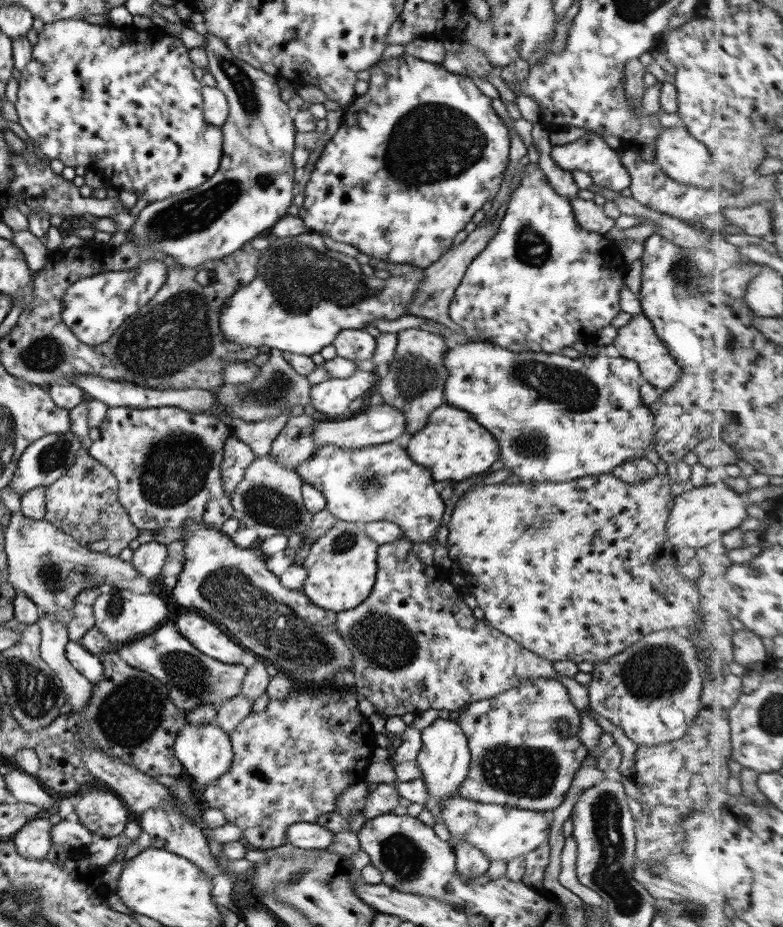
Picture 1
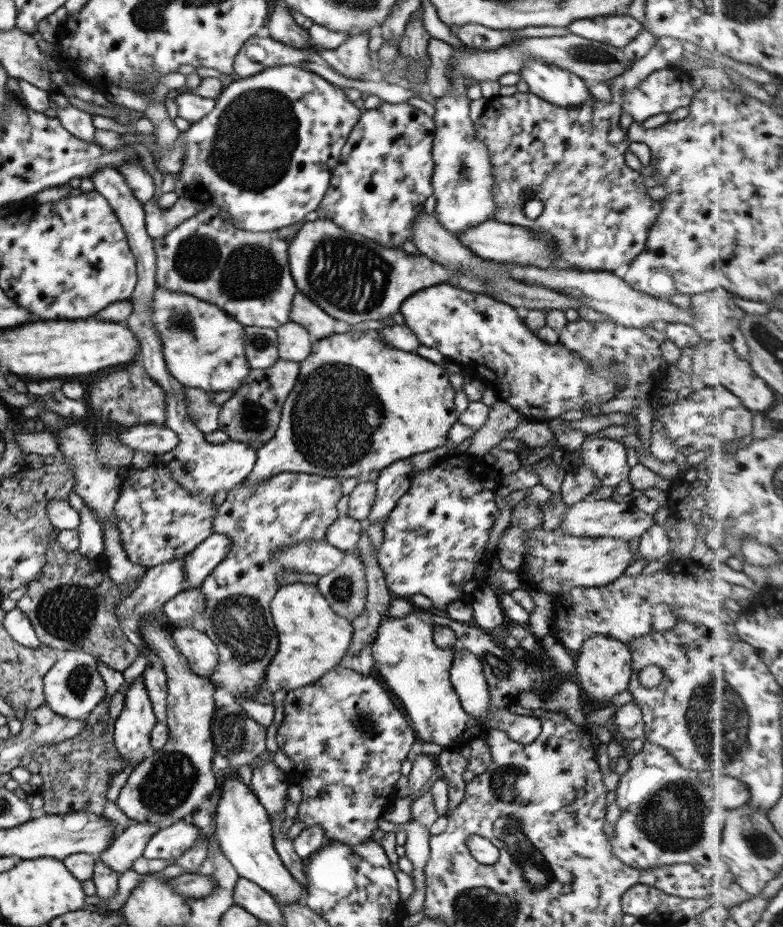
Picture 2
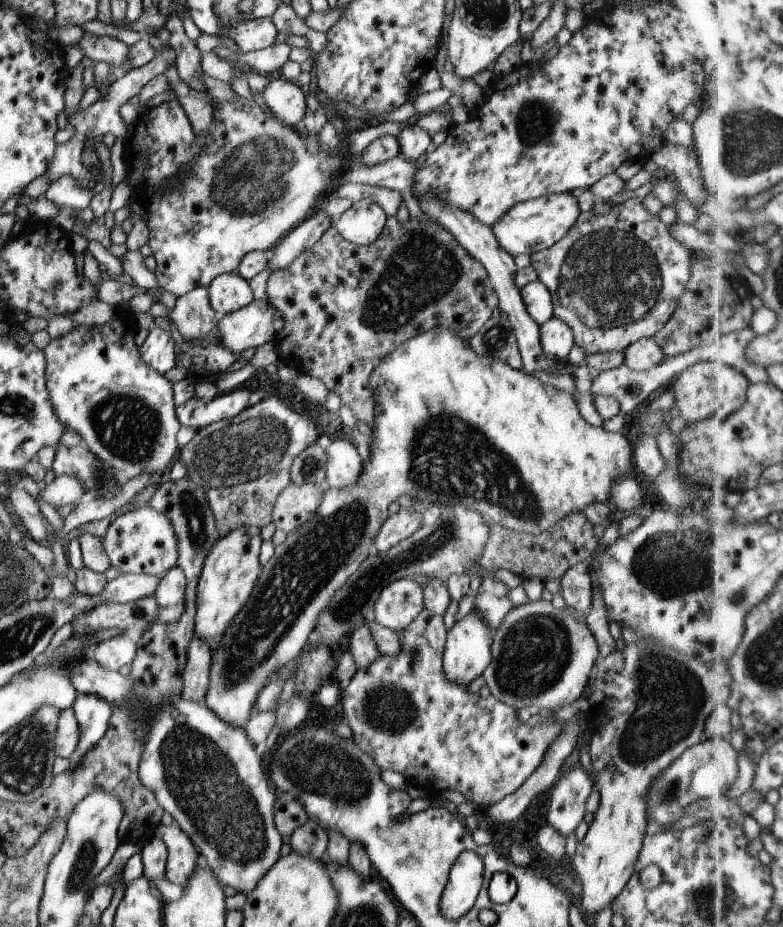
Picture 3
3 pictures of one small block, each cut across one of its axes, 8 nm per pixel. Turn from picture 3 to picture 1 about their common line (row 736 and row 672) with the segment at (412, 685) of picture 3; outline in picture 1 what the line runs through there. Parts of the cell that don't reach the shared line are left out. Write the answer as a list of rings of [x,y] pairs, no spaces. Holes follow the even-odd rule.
[[[402,538],[377,548],[376,580],[369,597],[357,608],[340,612],[336,616],[337,629],[341,637],[353,645],[355,661],[351,668],[355,676],[354,690],[375,706],[378,713],[386,717],[404,714],[421,714],[425,710],[459,710],[477,700],[489,699],[510,690],[532,678],[550,677],[564,684],[570,701],[578,712],[587,711],[602,727],[612,733],[621,749],[622,759],[617,769],[618,776],[625,776],[636,783],[635,768],[638,745],[626,736],[620,726],[600,716],[589,708],[589,692],[574,677],[560,674],[554,662],[524,648],[513,638],[488,624],[485,619],[475,619],[473,611],[461,601],[459,590],[450,582],[439,579],[436,565],[422,563],[412,549],[413,542]]]

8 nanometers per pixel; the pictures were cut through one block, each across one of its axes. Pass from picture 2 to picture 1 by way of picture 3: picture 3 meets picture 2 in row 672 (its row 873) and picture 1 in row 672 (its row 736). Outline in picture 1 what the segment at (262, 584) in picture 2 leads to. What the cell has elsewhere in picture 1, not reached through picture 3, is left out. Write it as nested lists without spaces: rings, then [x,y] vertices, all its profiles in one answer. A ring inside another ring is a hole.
[[[162,626],[154,634],[120,646],[114,652],[130,666],[146,671],[169,688],[169,697],[184,712],[205,704],[213,704],[217,709],[229,698],[241,694],[241,686],[249,671],[242,665],[226,664],[200,652],[172,626]]]

